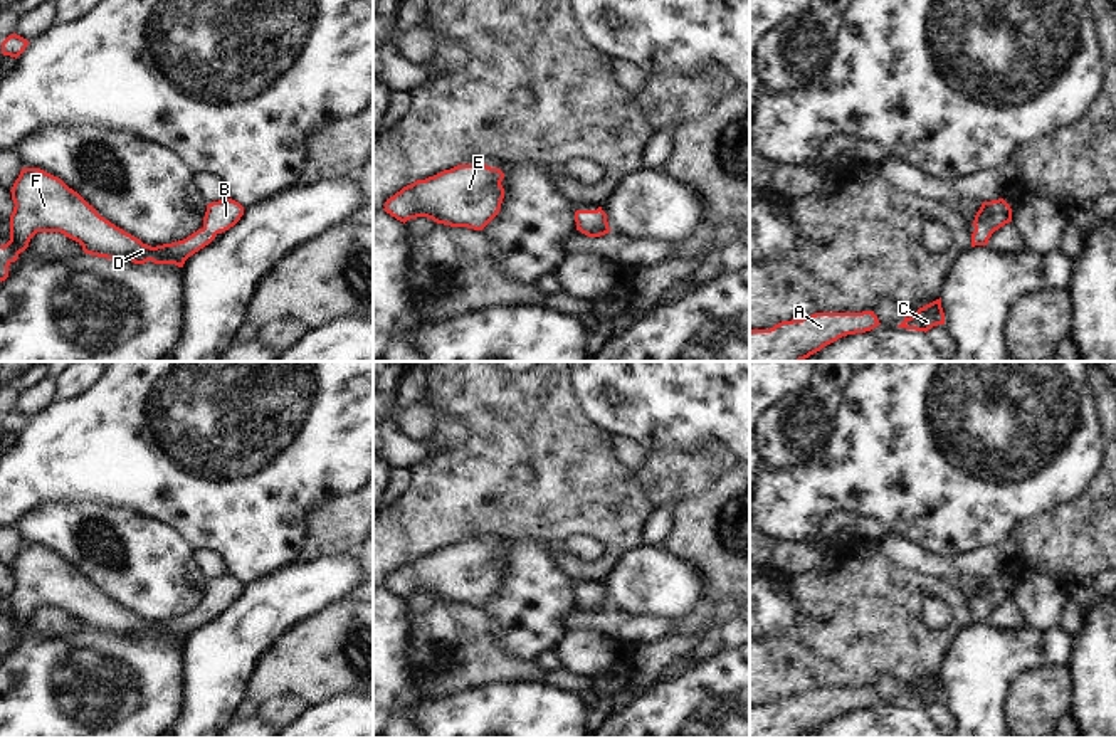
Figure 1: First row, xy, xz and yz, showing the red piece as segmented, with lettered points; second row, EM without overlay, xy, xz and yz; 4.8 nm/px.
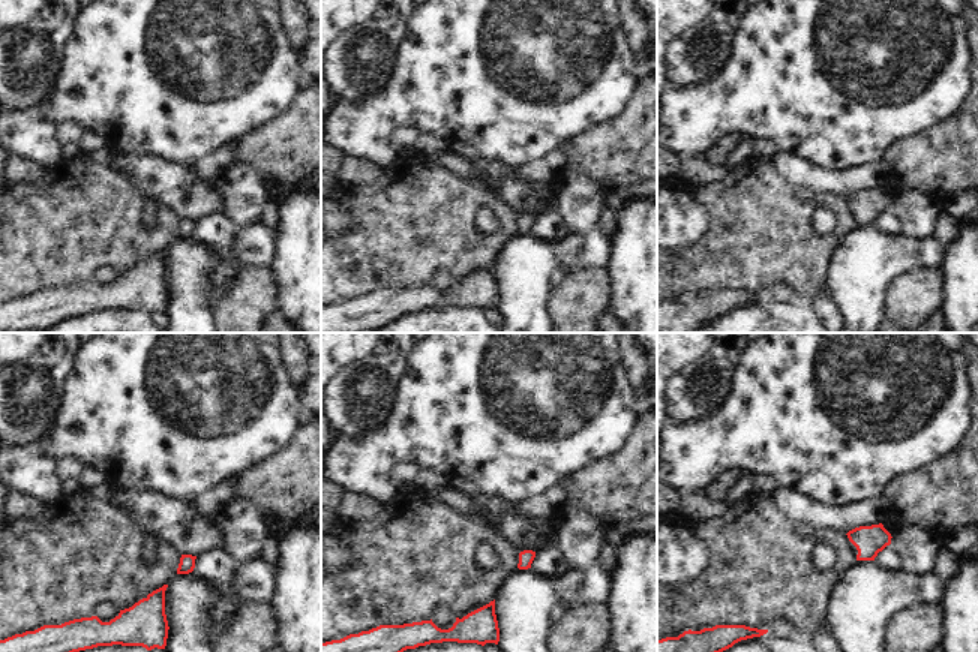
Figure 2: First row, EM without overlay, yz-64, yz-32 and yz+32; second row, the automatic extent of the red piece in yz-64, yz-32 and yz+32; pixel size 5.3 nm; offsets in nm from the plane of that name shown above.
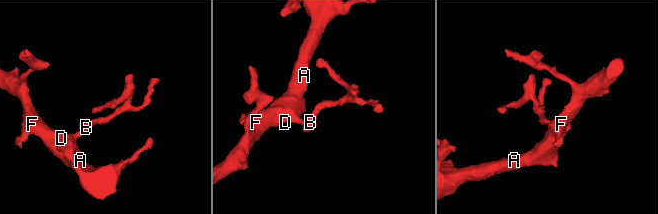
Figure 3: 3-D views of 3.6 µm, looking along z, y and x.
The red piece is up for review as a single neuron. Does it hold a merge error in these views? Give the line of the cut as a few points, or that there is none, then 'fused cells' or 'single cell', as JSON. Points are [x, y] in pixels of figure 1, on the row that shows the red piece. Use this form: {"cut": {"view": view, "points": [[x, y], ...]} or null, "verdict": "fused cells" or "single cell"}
{"cut": null, "verdict": "single cell"}

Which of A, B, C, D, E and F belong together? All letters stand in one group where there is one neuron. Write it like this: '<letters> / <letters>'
A B C D E F

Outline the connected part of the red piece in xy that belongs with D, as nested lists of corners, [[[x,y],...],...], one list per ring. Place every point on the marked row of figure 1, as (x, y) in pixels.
[[[22,168],[10,192],[15,207],[10,215],[10,240],[0,245],[0,282],[8,277],[8,266],[37,232],[61,232],[79,242],[86,254],[97,257],[183,267],[190,256],[244,215],[244,207],[232,198],[212,202],[202,229],[183,240],[151,247],[101,217],[77,192],[40,168]]]

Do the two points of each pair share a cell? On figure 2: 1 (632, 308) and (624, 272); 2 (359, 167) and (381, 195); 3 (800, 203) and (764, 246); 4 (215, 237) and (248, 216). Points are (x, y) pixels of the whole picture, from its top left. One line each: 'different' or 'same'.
1: same
2: different
3: same
4: different

